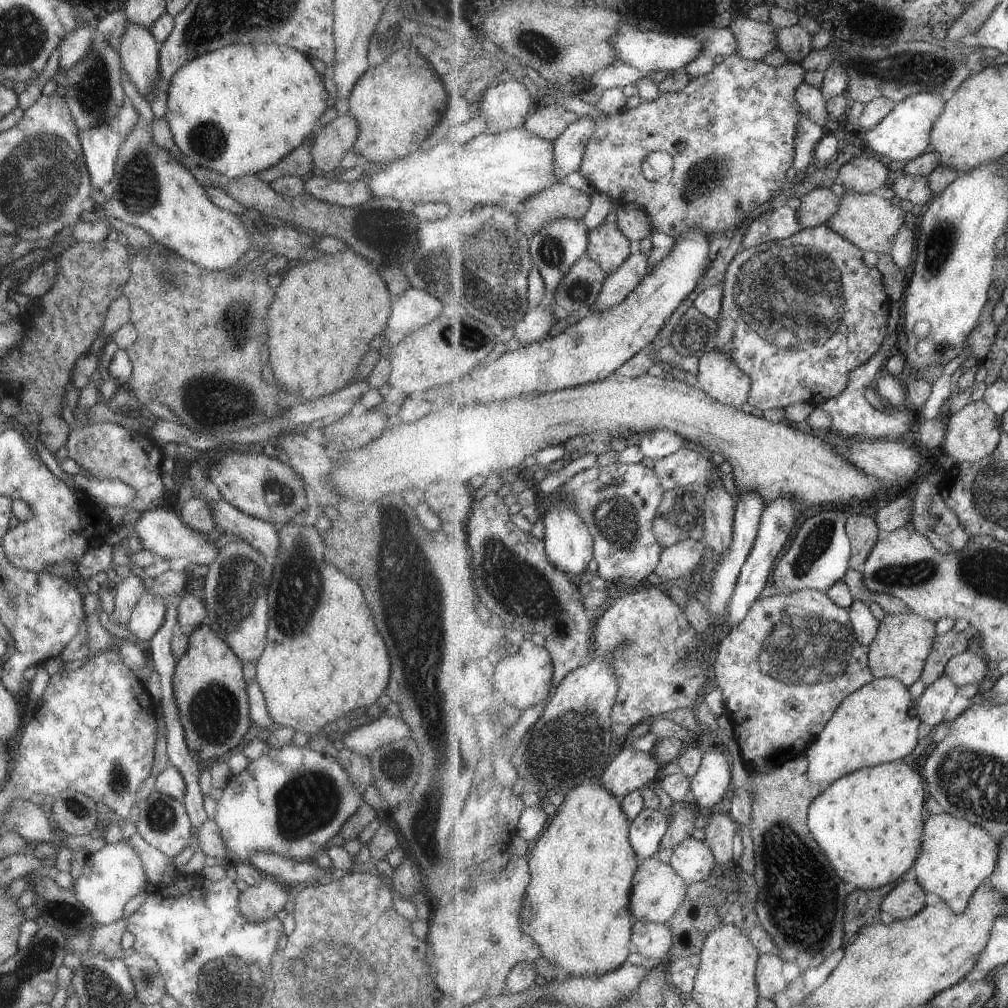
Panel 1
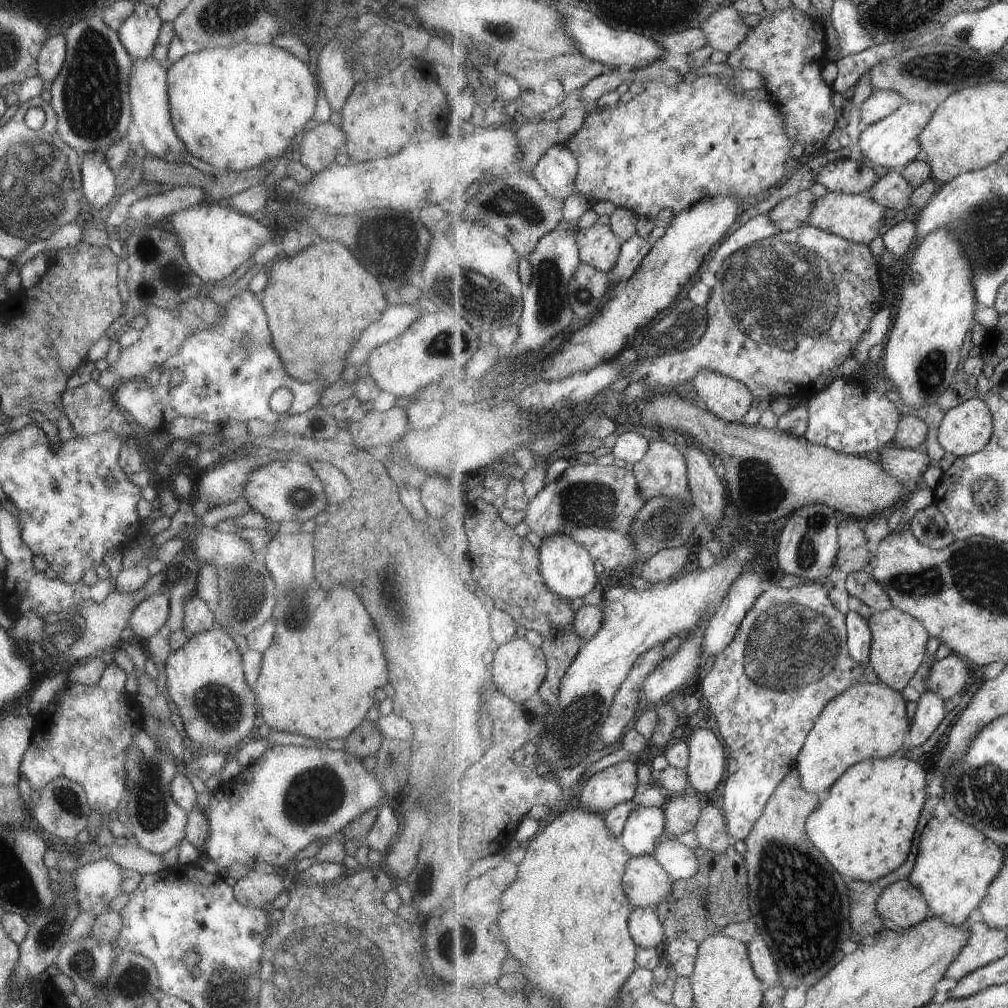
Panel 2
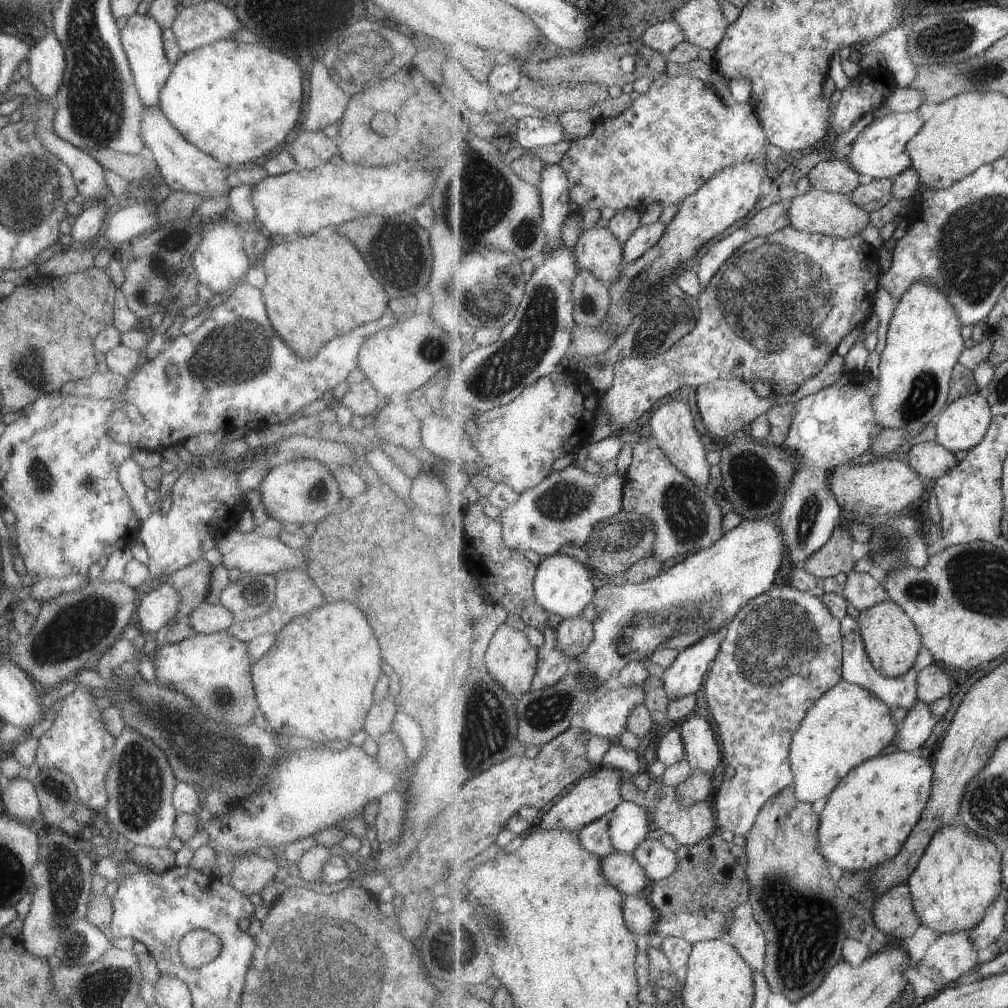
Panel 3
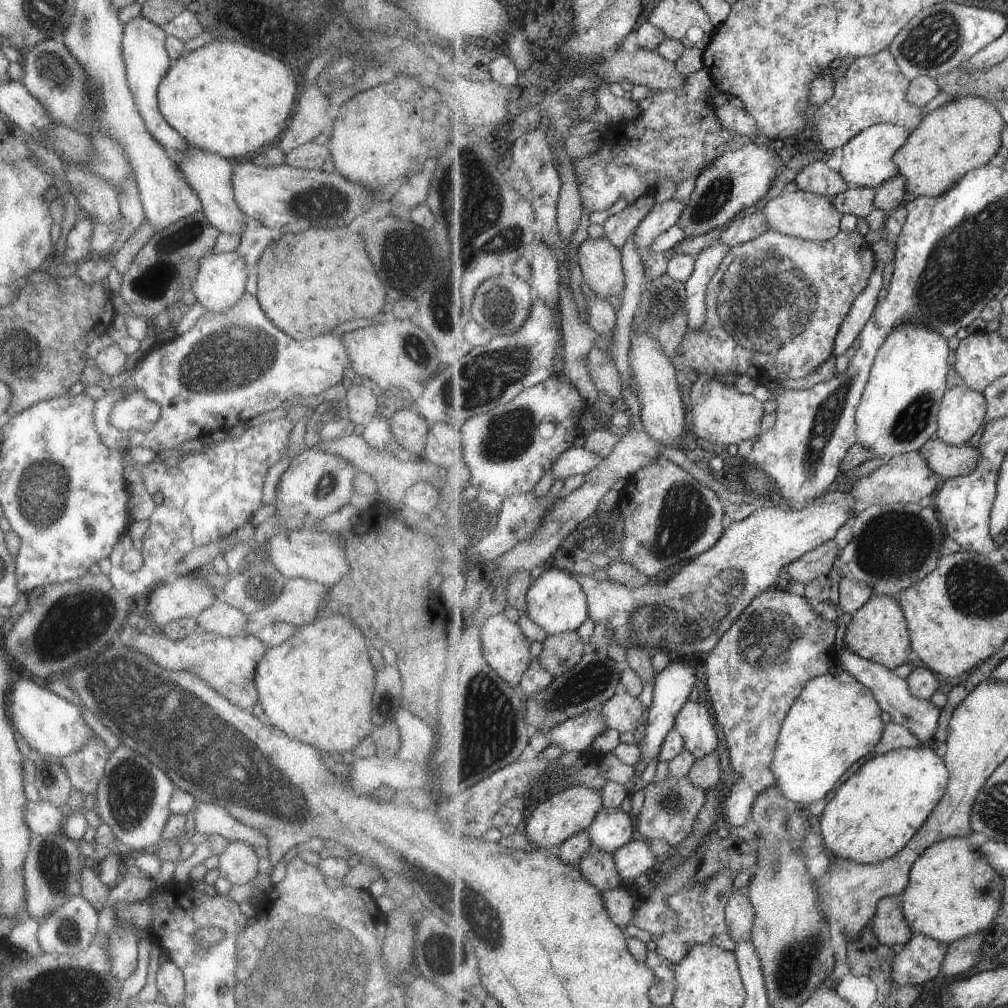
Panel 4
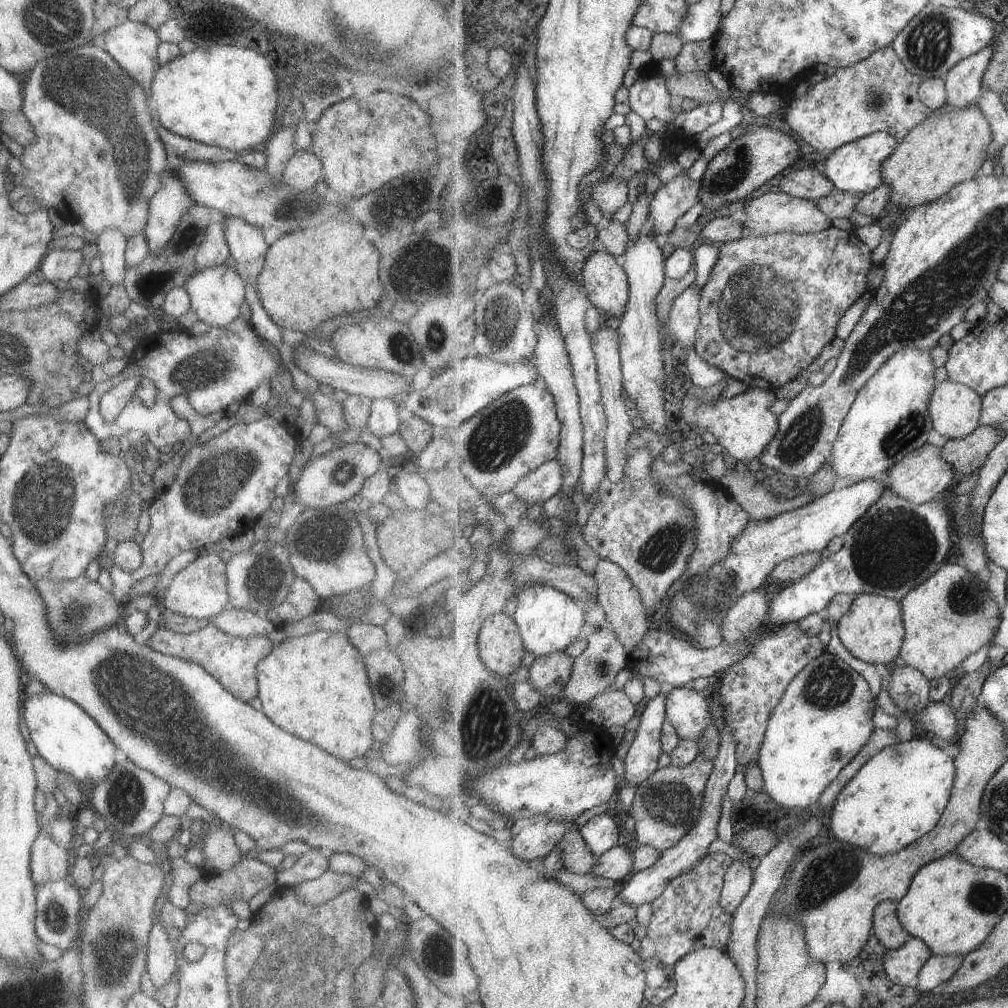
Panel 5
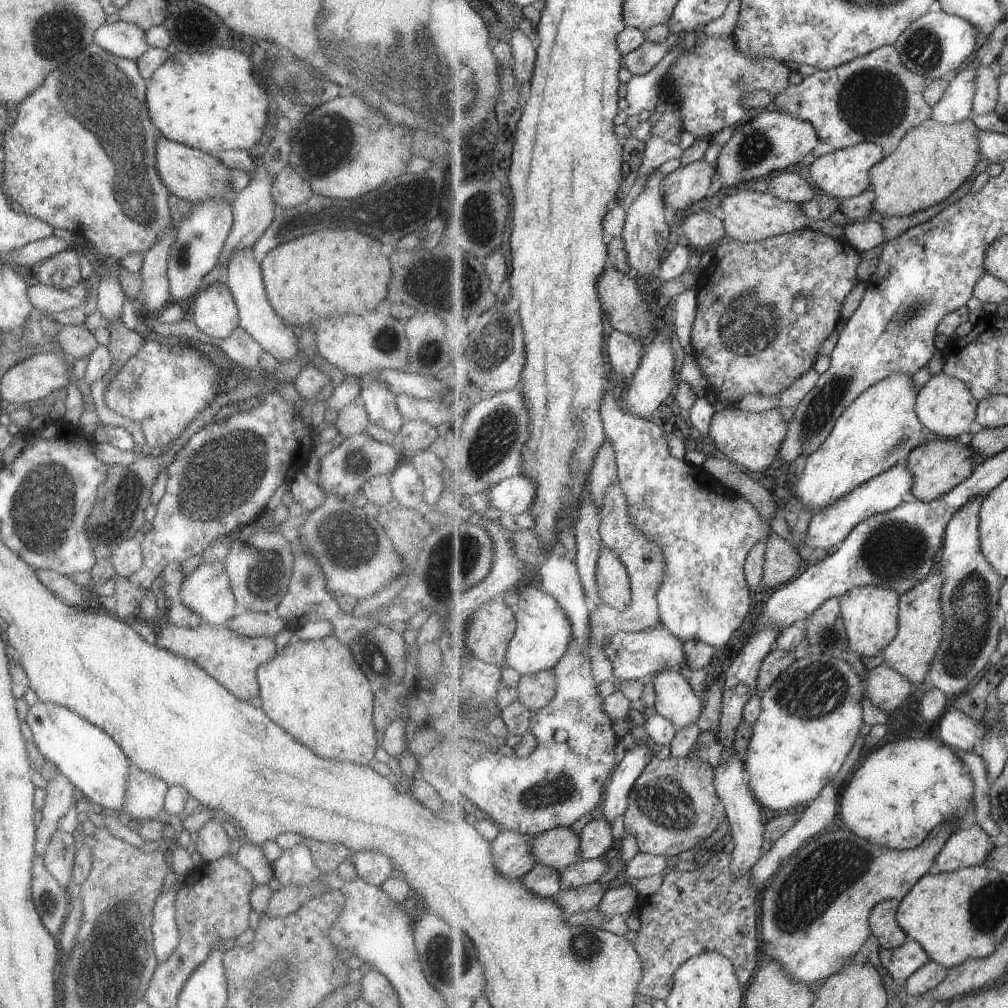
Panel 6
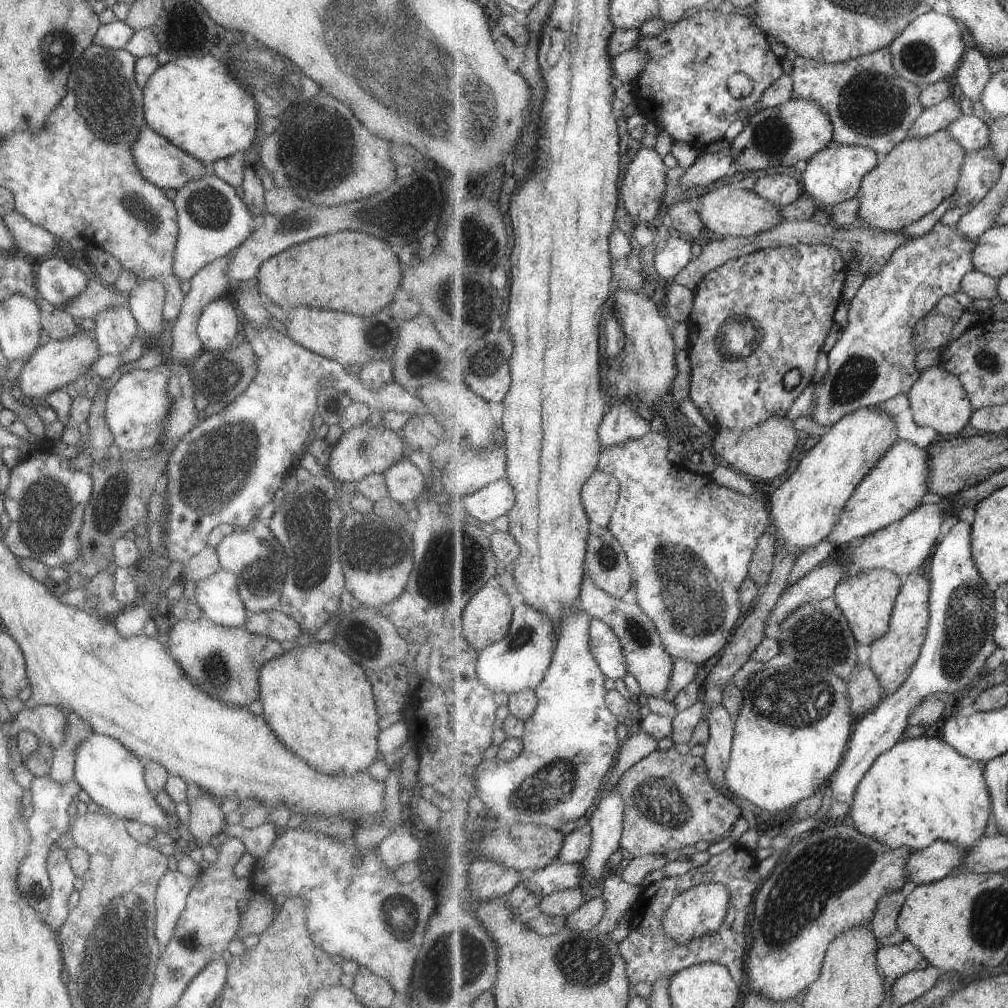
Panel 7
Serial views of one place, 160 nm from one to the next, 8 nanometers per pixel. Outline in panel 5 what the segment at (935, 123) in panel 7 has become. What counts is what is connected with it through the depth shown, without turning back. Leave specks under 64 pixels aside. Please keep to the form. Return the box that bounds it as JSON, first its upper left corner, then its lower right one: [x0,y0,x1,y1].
[944,43,994,108]

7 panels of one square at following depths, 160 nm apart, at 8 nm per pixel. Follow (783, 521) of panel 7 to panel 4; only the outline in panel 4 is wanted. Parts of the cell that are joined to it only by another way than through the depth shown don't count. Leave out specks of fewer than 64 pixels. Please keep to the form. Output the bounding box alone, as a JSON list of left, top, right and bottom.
[856,323,952,459]

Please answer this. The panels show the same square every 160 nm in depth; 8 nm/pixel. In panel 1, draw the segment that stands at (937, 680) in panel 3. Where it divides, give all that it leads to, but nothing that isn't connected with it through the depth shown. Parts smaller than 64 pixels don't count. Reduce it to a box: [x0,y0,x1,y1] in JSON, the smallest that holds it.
[945,650,989,686]

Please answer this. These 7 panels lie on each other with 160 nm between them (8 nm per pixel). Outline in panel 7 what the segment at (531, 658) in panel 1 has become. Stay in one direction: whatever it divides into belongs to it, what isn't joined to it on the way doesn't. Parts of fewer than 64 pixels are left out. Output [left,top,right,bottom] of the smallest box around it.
[456,582,514,651]

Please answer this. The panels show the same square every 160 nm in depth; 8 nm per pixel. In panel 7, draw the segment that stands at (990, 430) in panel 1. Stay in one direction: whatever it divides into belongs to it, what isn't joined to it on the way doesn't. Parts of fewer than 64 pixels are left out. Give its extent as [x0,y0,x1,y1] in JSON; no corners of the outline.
[907,365,975,436]

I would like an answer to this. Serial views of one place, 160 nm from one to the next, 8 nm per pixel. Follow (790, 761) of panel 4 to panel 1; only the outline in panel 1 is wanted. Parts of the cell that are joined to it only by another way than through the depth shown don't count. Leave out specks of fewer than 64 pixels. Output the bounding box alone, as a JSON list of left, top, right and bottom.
[806,677,920,789]

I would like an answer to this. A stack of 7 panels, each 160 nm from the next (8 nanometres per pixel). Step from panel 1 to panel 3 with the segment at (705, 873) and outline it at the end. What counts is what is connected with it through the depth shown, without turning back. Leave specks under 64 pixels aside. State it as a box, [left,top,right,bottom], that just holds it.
[633,839,680,881]

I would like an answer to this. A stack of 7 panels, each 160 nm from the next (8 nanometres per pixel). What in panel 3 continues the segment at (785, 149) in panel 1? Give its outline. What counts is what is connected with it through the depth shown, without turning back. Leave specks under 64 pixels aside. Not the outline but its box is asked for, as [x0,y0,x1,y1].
[560,74,770,211]

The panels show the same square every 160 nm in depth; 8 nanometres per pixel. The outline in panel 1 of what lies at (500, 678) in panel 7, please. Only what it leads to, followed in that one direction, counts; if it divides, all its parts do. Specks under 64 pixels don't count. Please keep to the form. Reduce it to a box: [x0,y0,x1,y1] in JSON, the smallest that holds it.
[544,502,594,581]

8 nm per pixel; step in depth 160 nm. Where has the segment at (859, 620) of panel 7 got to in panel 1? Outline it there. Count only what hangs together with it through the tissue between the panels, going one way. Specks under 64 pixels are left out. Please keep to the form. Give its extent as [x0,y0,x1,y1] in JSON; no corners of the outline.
[869,613,935,688]

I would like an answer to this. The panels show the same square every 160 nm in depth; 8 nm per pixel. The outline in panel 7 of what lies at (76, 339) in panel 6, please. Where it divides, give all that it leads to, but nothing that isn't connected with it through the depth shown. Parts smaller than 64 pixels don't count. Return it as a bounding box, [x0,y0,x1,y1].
[34,292,79,339]

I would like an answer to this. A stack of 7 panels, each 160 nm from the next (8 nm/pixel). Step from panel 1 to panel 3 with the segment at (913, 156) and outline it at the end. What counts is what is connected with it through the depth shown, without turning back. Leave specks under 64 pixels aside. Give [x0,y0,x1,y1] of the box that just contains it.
[847,111,926,181]

